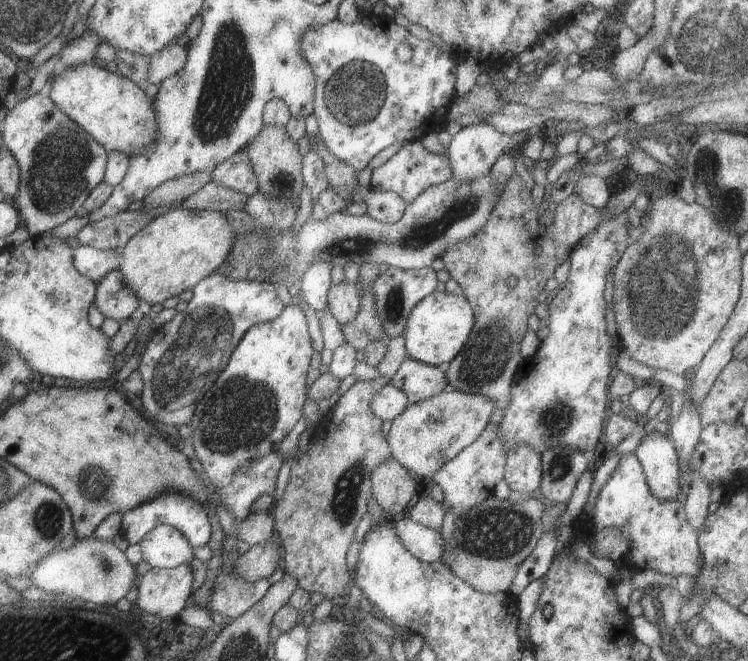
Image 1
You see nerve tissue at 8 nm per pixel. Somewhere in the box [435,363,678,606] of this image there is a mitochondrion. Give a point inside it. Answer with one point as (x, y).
(496, 532)

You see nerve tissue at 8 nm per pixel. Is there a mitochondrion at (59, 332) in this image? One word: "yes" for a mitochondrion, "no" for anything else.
no

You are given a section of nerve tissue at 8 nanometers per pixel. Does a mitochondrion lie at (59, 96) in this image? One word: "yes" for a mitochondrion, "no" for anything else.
no

